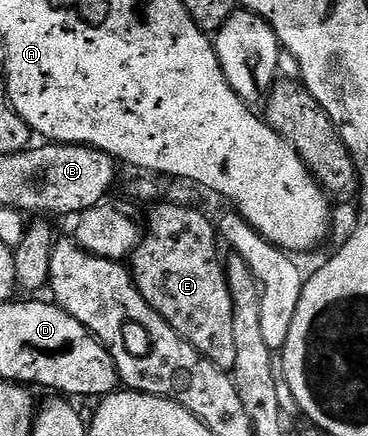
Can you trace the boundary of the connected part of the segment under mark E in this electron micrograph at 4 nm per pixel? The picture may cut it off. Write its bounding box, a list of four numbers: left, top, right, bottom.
[129,203,237,371]

